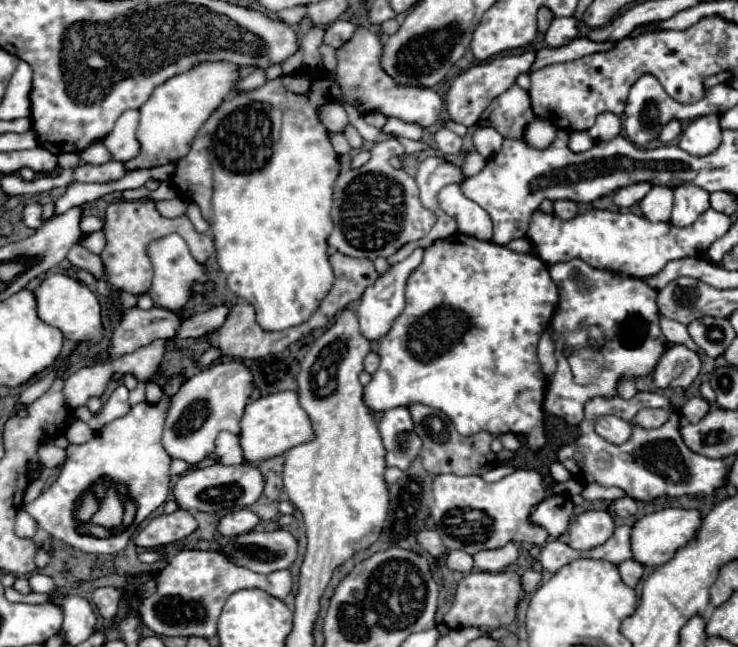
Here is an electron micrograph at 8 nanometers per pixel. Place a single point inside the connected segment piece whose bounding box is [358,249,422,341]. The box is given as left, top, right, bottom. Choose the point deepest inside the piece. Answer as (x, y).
(382, 302)

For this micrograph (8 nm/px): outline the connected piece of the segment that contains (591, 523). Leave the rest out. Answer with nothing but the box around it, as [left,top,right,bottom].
[568,509,616,551]

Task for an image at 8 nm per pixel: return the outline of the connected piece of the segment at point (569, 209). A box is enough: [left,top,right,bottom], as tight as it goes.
[554,201,576,221]

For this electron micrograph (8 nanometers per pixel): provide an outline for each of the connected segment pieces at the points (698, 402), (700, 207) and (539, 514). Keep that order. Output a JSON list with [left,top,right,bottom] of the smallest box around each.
[[682,397,710,423],[670,185,710,227],[532,495,574,537]]

